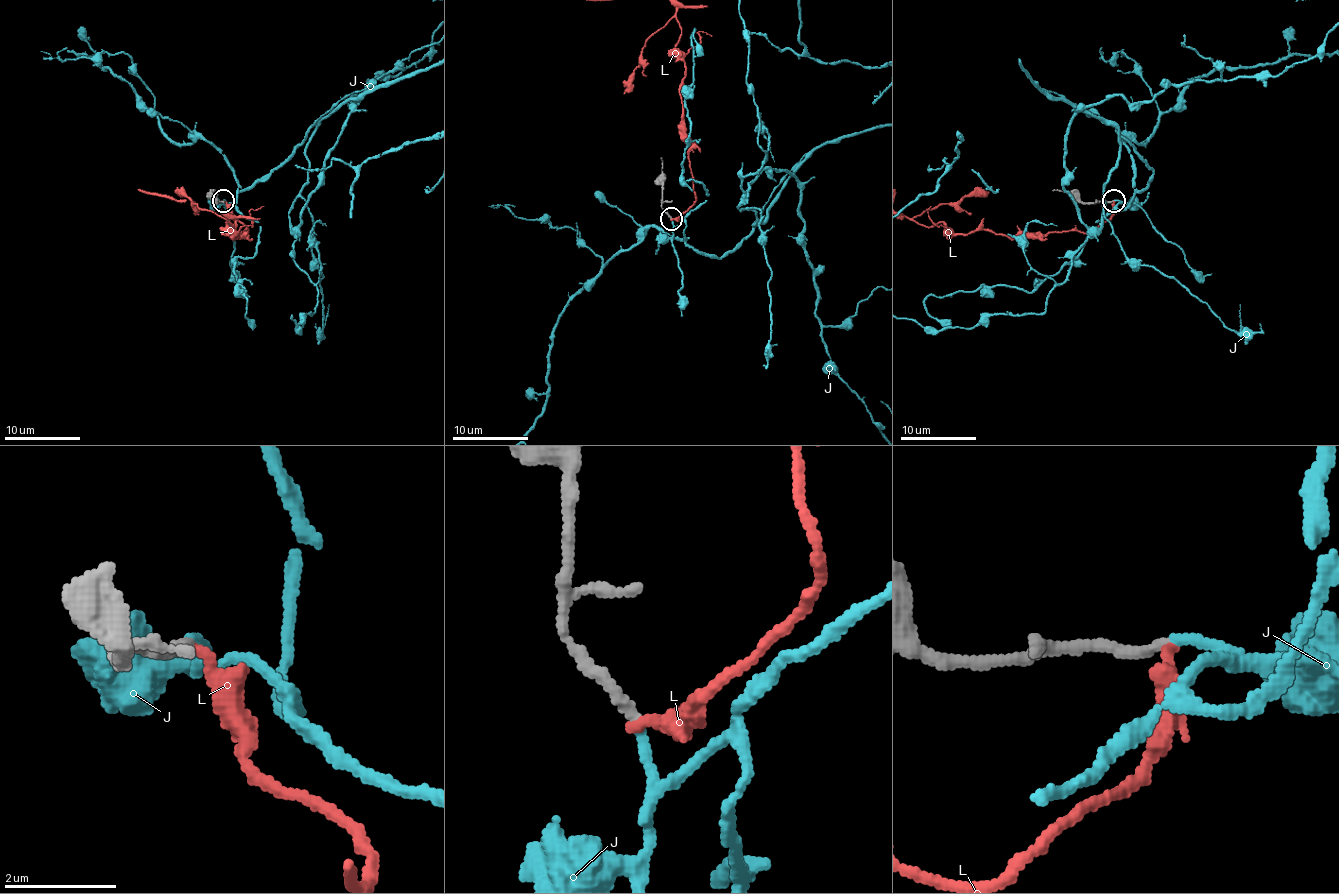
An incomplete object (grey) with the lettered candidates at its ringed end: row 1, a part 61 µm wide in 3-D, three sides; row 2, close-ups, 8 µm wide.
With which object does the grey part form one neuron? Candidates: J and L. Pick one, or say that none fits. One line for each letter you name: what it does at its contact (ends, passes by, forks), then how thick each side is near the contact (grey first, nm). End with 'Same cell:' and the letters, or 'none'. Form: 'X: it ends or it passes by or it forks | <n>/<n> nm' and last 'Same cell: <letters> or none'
J: it ends | 190/170 nm
Same cell: J

